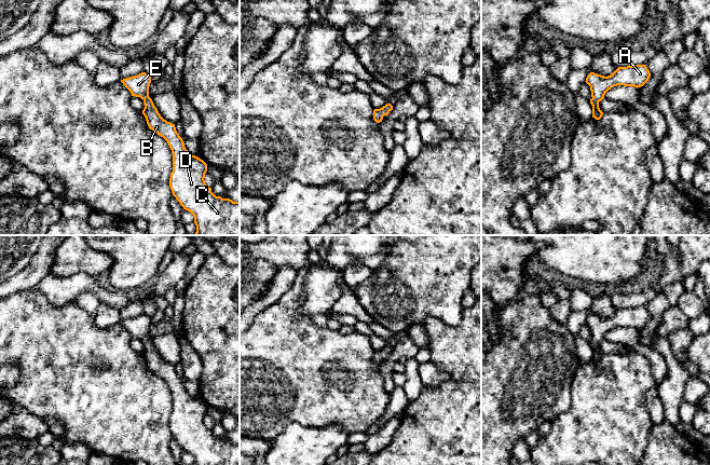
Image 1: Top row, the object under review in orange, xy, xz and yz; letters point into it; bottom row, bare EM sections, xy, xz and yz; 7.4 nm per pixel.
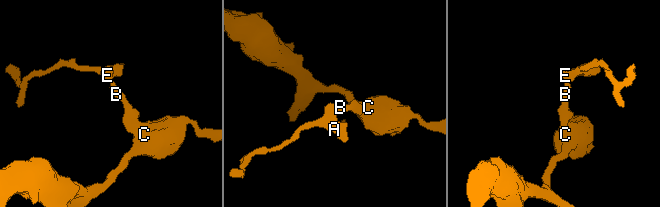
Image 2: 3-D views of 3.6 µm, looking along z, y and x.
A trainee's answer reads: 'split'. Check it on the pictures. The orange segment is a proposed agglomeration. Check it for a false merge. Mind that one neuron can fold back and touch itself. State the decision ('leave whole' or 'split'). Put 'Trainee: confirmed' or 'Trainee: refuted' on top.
Trainee: refuted
leave whole

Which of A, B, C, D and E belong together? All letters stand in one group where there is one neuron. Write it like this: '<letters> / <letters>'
A B C D E

